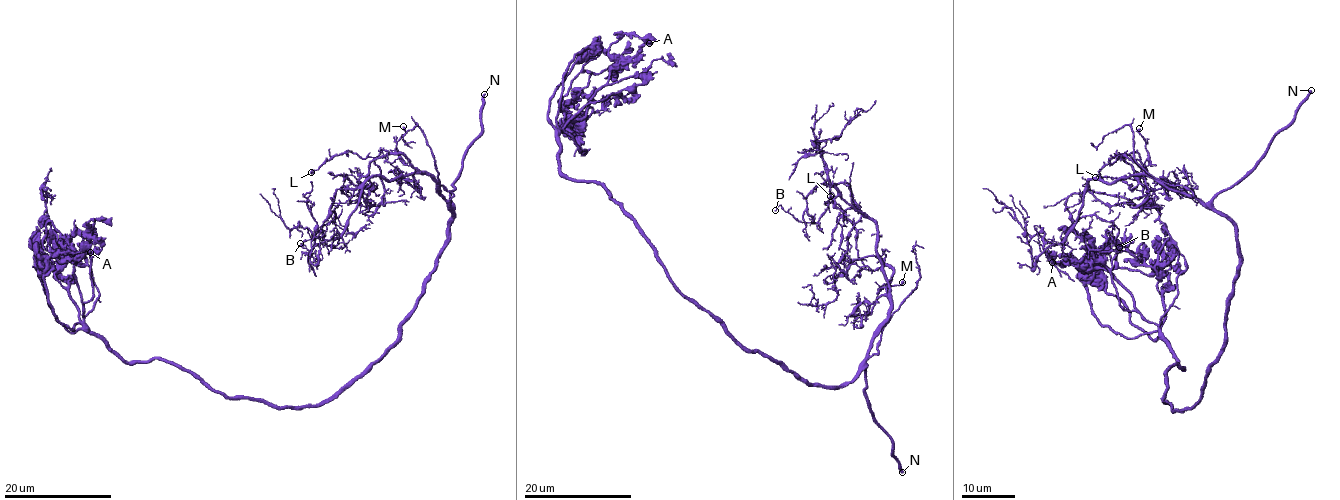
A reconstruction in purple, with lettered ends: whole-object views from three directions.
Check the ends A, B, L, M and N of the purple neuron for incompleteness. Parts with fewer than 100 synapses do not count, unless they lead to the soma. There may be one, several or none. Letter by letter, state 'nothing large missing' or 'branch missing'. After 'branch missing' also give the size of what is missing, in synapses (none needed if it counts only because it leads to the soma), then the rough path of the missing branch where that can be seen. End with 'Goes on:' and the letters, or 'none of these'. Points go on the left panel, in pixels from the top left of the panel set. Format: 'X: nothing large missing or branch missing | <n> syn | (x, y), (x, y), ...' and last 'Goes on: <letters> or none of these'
A: nothing large missing
B: nothing large missing
L: nothing large missing
M: nothing large missing
N: branch missing
Goes on: N

